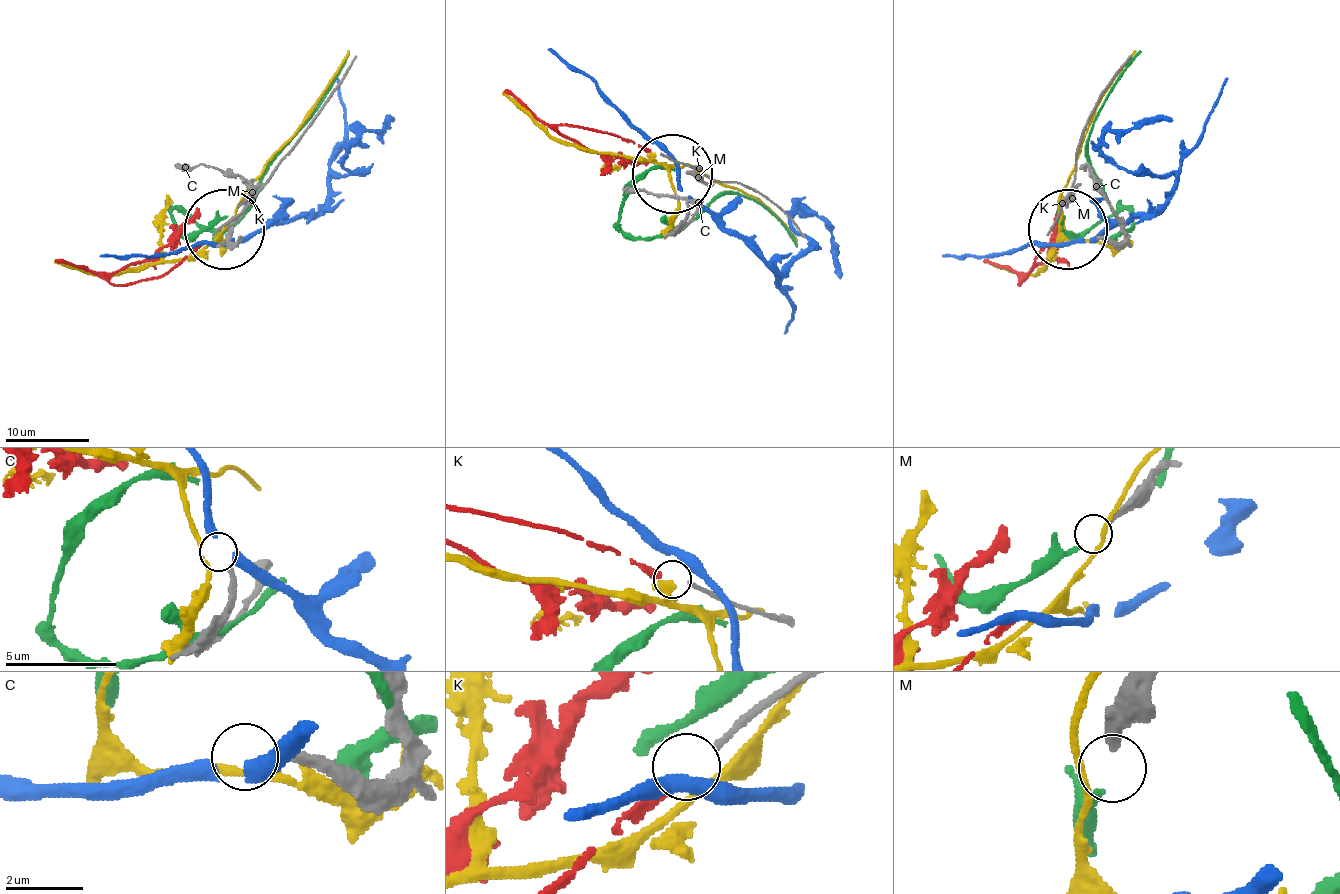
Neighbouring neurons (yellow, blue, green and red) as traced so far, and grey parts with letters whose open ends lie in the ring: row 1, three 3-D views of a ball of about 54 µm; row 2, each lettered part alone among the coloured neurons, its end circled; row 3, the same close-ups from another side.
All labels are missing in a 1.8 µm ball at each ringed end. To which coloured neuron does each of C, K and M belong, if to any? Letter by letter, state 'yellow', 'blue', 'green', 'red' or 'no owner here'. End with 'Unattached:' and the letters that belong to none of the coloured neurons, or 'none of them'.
C: no owner here
K: red
M: green
Unattached: C

